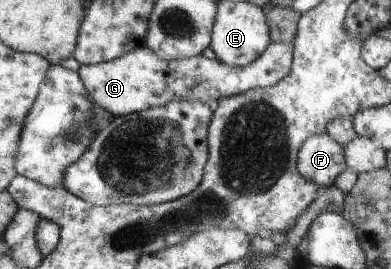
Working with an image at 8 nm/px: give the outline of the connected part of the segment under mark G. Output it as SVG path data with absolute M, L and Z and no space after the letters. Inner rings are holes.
M273 41L257 60L242 67L228 65L217 57L209 59L203 55L166 61L149 47L143 46L110 61L81 65L77 74L92 102L108 110L111 115L119 116L138 113L151 107L164 107L173 101L201 101L214 105L220 98L271 86L290 73L293 57L293 44Z

